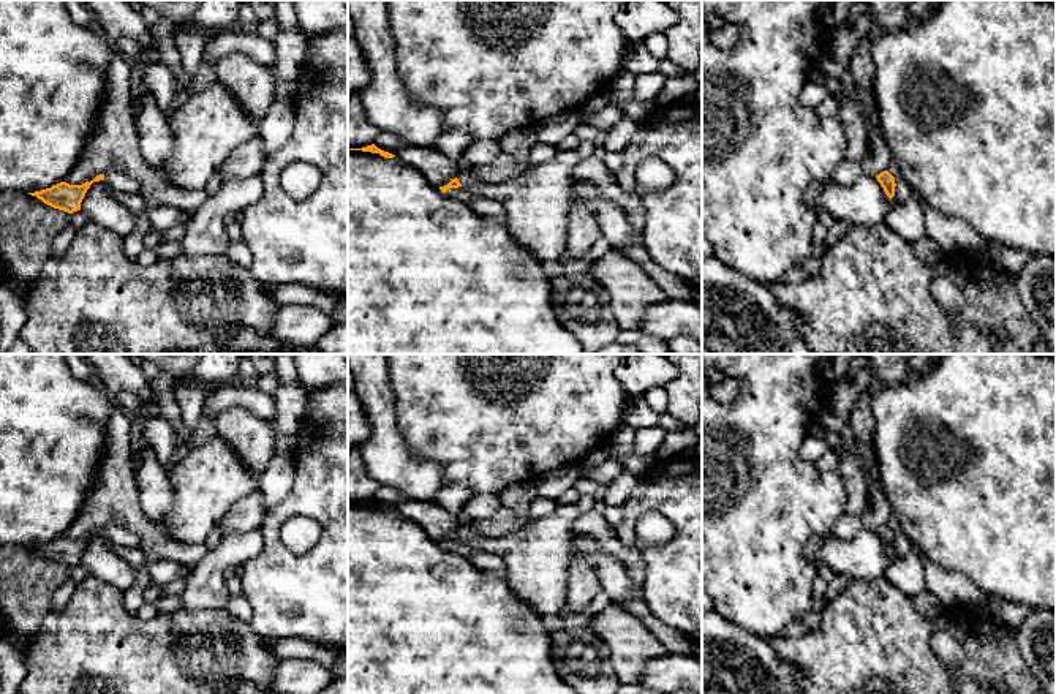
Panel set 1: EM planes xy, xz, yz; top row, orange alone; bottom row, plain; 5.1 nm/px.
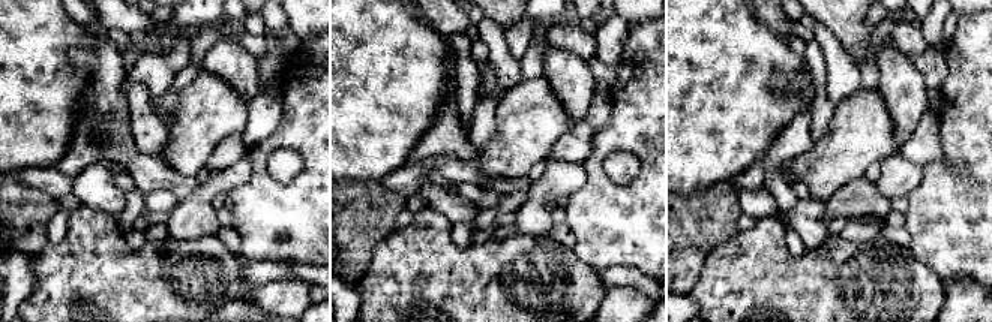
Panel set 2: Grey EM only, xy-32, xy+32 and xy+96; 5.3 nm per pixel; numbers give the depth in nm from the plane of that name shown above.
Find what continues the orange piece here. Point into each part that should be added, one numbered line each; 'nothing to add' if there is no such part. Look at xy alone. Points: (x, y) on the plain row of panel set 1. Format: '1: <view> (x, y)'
1: xy (119, 536)

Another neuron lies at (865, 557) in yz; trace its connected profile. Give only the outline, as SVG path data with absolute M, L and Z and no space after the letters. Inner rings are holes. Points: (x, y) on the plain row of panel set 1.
M862 528L855 537L843 541L828 534L824 539L811 539L806 560L819 569L828 568L838 575L876 580L885 579L892 553L876 531Z

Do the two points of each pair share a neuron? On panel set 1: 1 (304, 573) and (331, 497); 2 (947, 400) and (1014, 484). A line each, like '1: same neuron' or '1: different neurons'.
1: same neuron
2: same neuron

